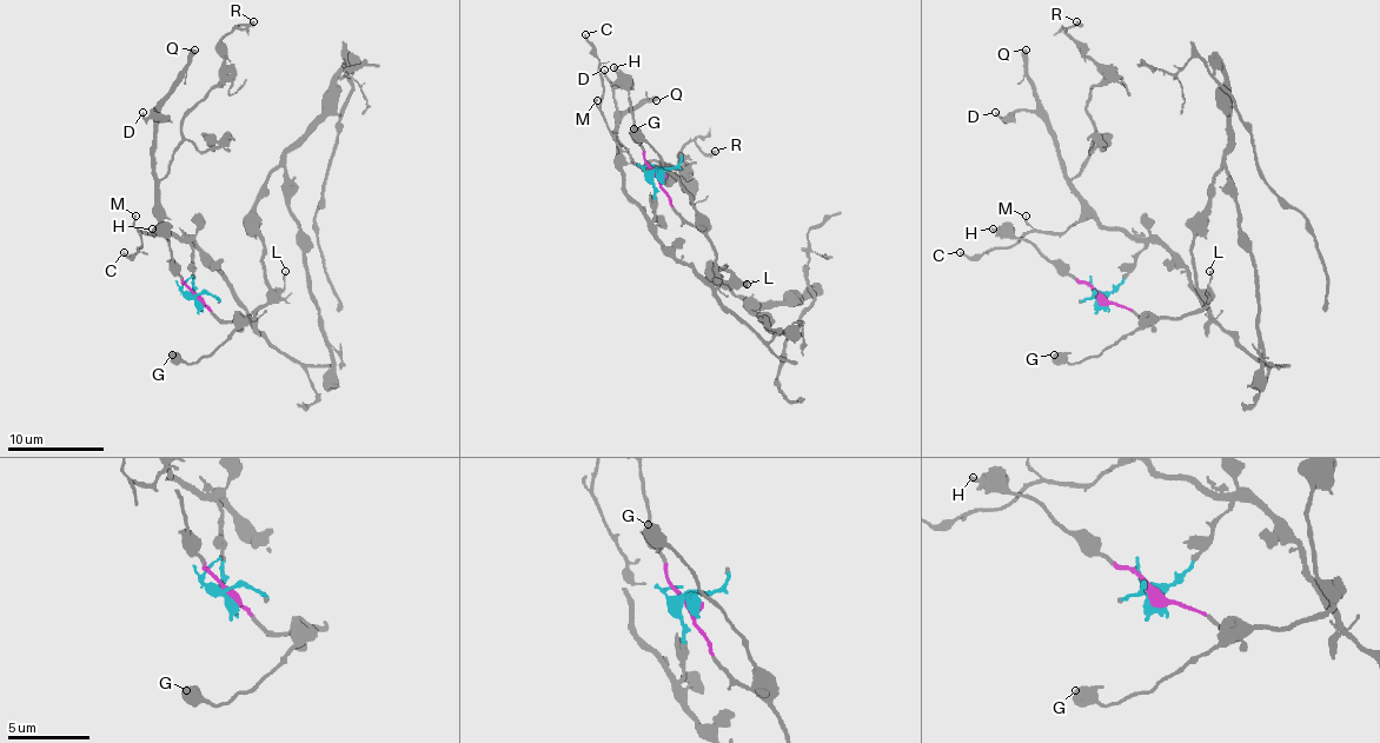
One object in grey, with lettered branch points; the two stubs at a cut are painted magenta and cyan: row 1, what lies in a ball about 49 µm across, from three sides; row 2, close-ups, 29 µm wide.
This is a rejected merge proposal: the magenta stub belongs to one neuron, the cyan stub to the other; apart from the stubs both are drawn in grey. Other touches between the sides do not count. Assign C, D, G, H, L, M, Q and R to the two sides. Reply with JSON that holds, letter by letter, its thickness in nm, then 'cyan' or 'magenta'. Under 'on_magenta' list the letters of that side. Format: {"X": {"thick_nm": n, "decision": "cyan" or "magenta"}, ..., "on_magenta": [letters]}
{"C": {"thick_nm": 150, "decision": "cyan"}, "D": {"thick_nm": 180, "decision": "cyan"}, "G": {"thick_nm": 700, "decision": "magenta"}, "H": {"thick_nm": 240, "decision": "magenta"}, "L": {"thick_nm": 140, "decision": "magenta"}, "M": {"thick_nm": 140, "decision": "cyan"}, "Q": {"thick_nm": 400, "decision": "cyan"}, "R": {"thick_nm": 280, "decision": "cyan"}, "on_magenta": ["G", "H", "L"]}

